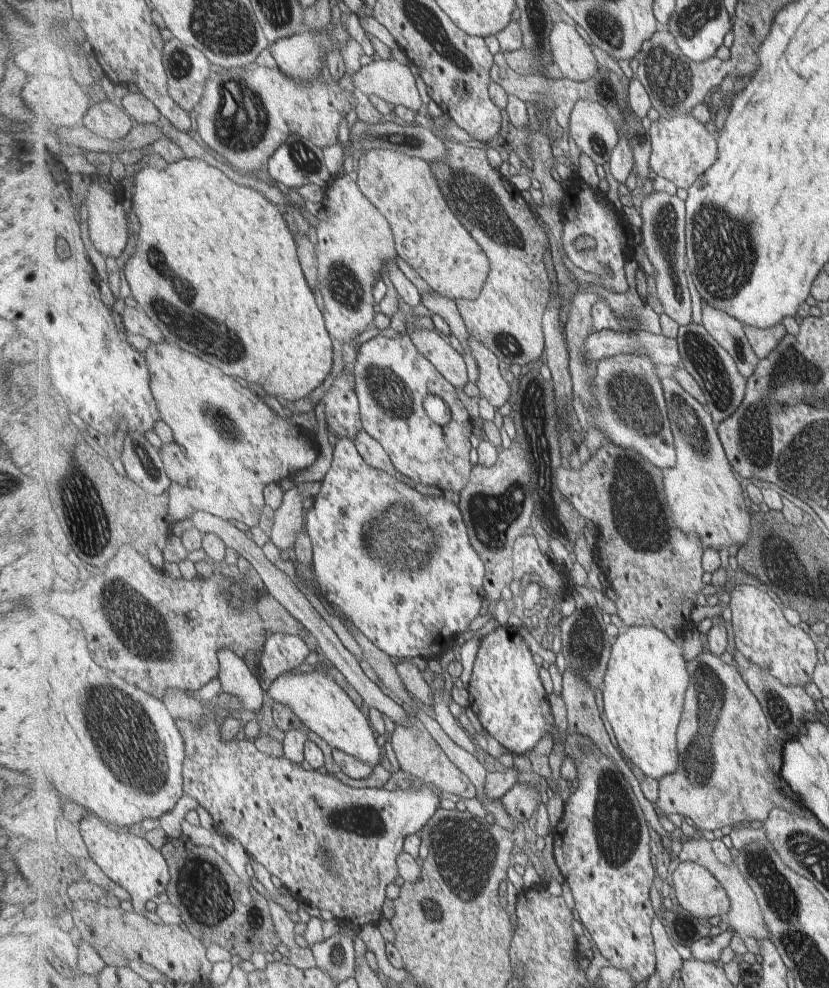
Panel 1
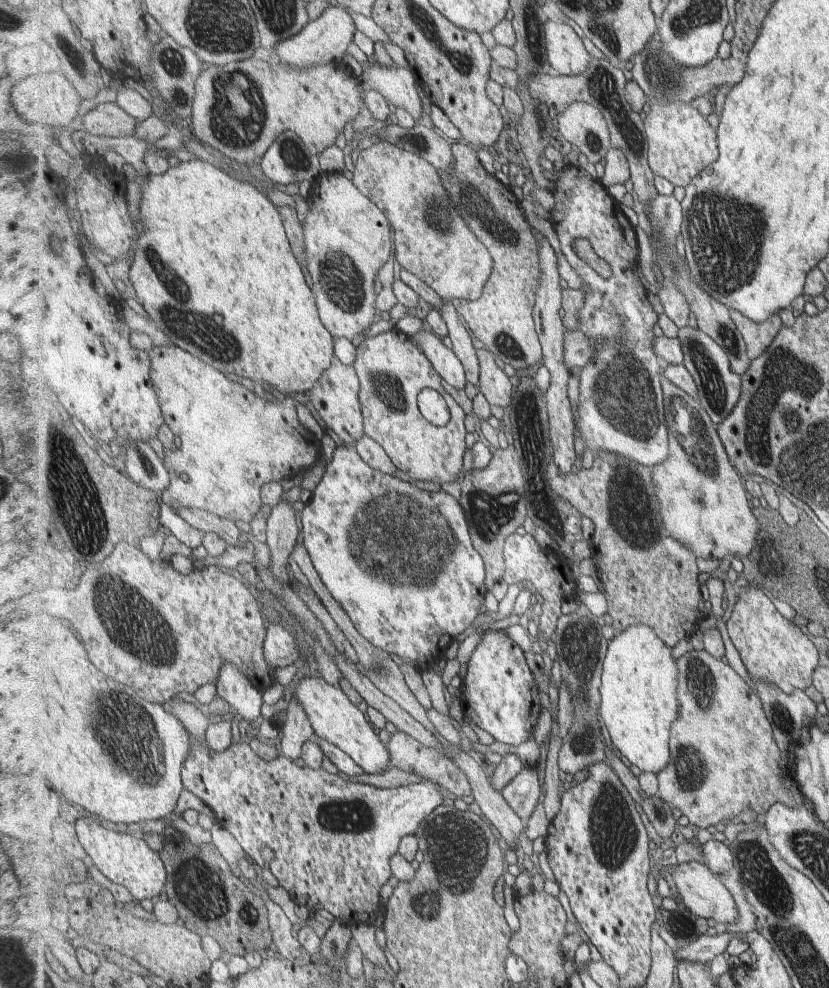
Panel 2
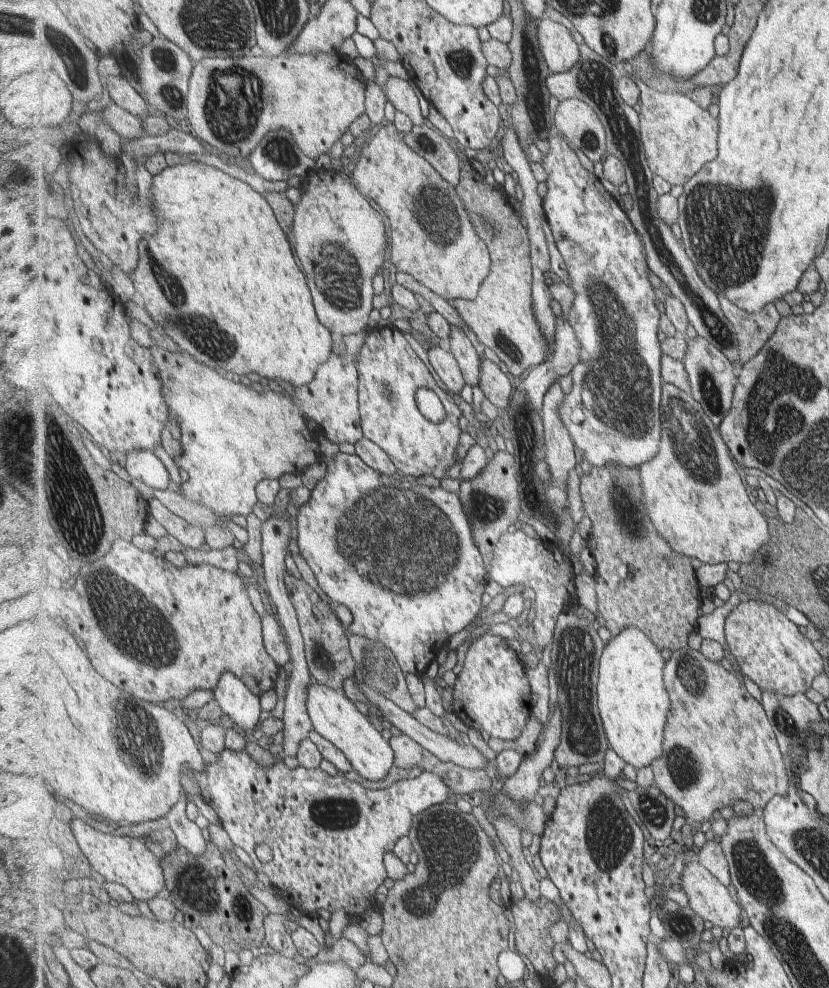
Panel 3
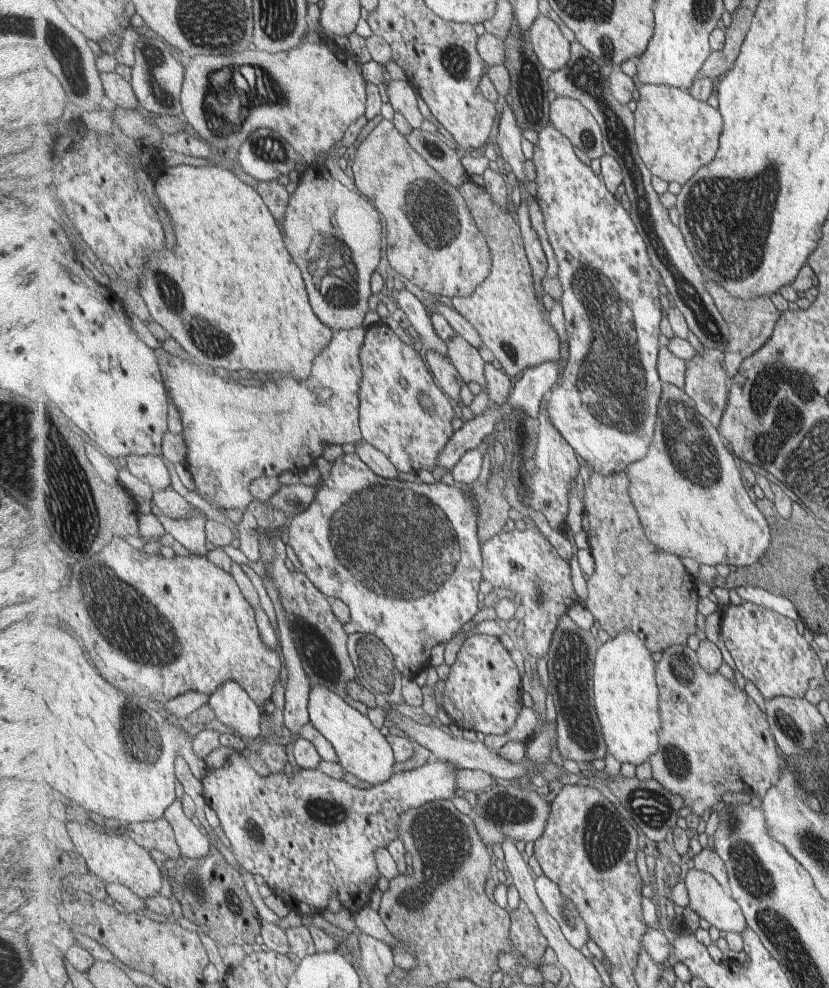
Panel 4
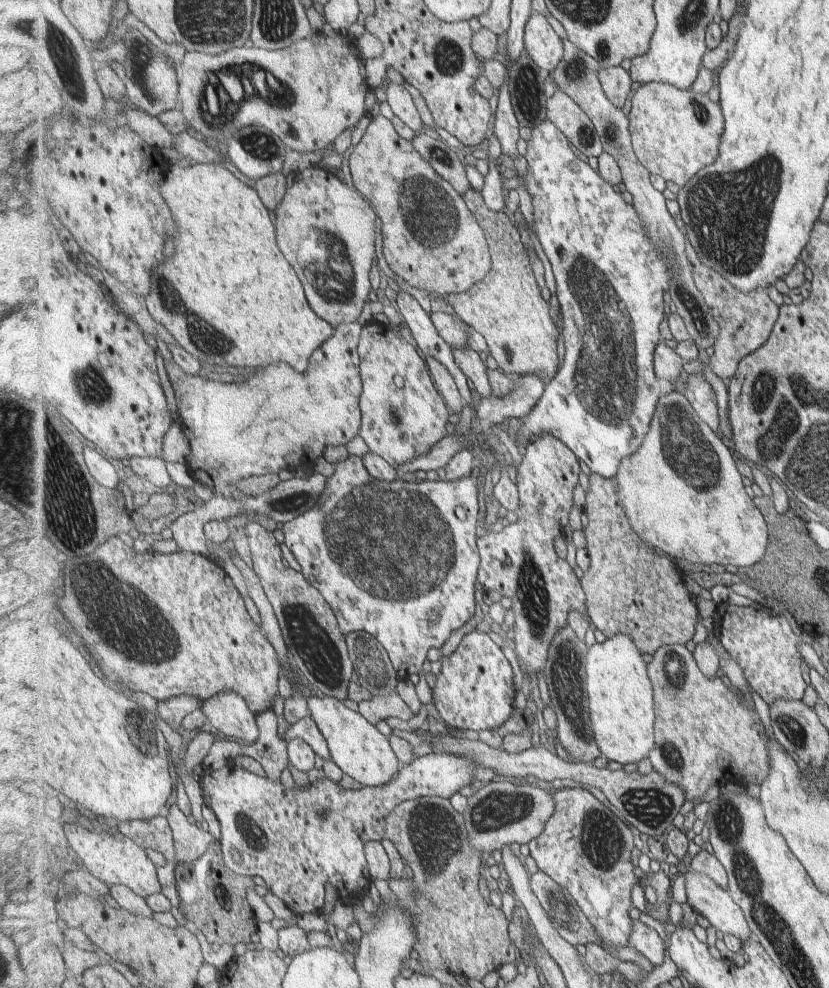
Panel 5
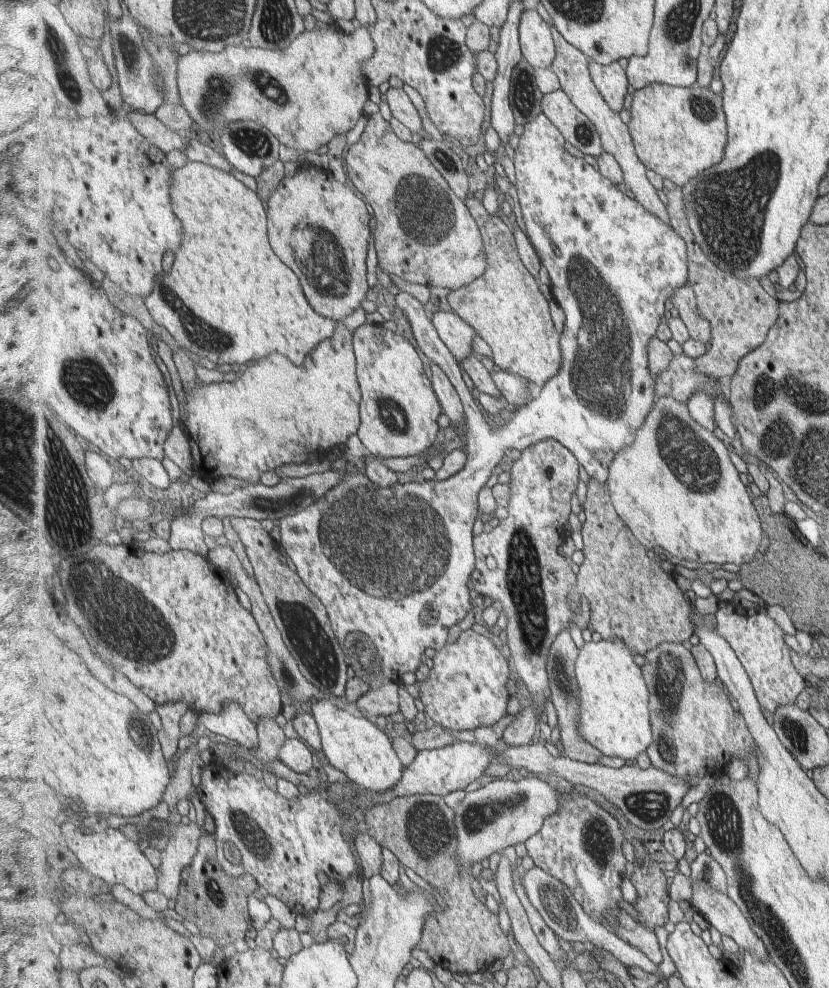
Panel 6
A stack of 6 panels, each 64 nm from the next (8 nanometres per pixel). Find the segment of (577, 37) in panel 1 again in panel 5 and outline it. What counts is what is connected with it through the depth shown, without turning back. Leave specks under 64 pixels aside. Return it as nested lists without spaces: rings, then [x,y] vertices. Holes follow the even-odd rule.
[[[534,12],[525,30],[525,49],[544,71],[553,72],[563,62],[565,44],[543,14]]]

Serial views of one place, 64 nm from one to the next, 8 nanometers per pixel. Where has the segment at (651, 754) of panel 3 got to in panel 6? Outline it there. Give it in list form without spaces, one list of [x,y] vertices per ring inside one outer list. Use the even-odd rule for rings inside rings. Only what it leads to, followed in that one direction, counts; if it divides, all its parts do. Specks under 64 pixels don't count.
[[[613,638],[590,641],[581,647],[575,666],[575,676],[581,694],[581,720],[579,734],[595,745],[605,756],[628,761],[646,752],[653,742],[651,714],[649,714],[649,688],[643,680],[641,666],[633,660],[627,642]]]

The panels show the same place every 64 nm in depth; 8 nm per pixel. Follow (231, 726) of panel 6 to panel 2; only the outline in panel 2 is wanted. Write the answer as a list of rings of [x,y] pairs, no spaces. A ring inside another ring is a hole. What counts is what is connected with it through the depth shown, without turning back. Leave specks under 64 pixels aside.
[[[225,662],[218,680],[218,694],[237,712],[237,718],[253,722],[261,716],[264,692],[261,691],[233,662]]]

